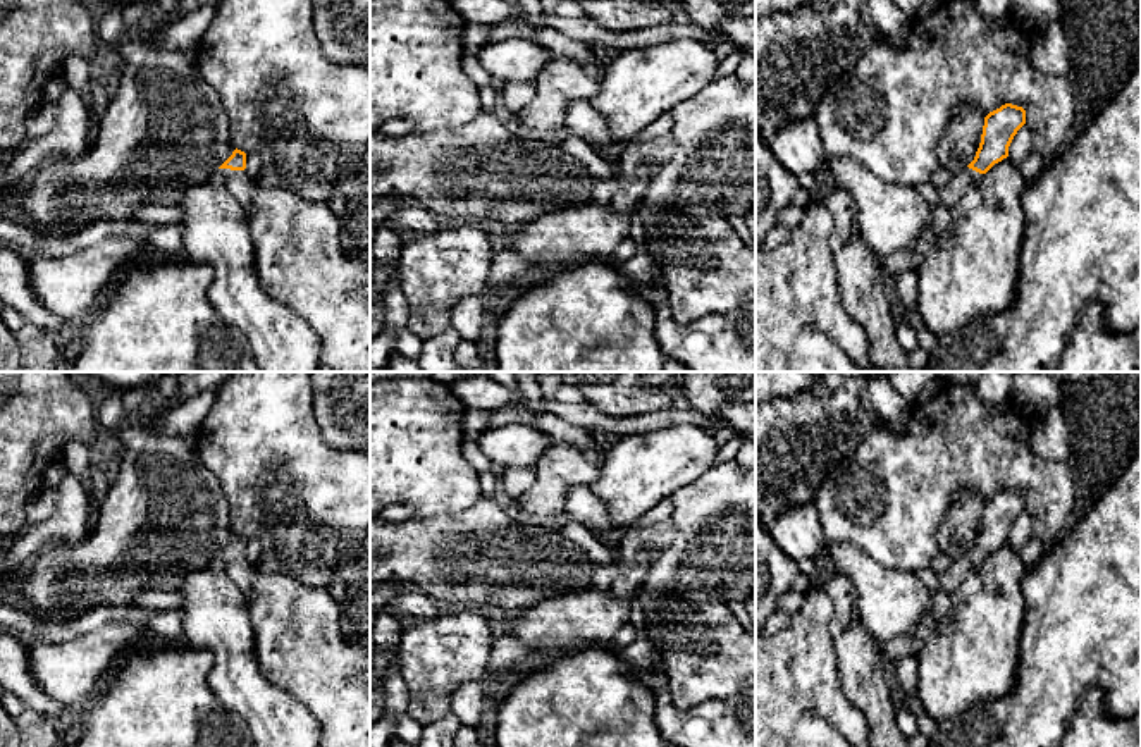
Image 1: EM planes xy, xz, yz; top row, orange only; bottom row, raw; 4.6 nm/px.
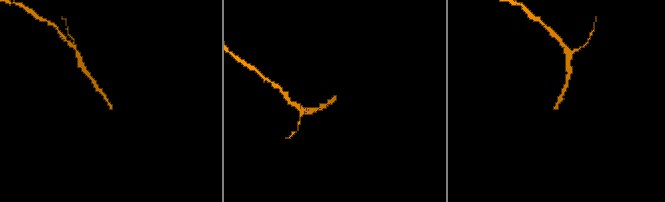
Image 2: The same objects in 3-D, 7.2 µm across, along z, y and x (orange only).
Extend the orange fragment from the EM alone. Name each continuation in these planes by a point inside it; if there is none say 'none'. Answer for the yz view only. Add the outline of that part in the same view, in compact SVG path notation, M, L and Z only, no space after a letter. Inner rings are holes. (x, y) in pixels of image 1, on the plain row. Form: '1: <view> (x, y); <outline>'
1: yz (961, 568); M964 553L960 558L952 559L952 565L938 575L940 592L953 594L964 580L967 580L979 566L983 559Z

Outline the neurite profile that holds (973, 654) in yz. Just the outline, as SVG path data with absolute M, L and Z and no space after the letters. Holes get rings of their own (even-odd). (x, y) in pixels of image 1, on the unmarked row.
M1007 542L983 559L981 566L950 596L948 614L917 656L916 706L936 723L960 714L976 702L1000 699L1012 690L1026 616L1026 599L1021 590L1026 570L1021 556Z

